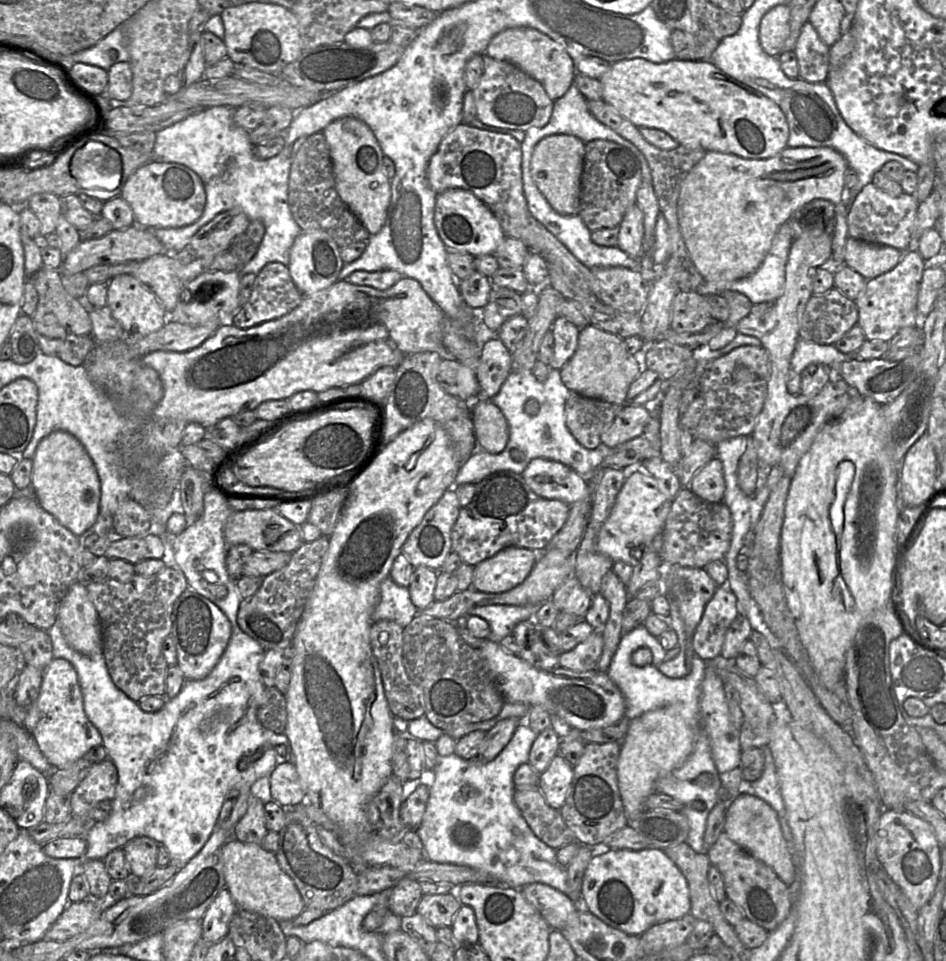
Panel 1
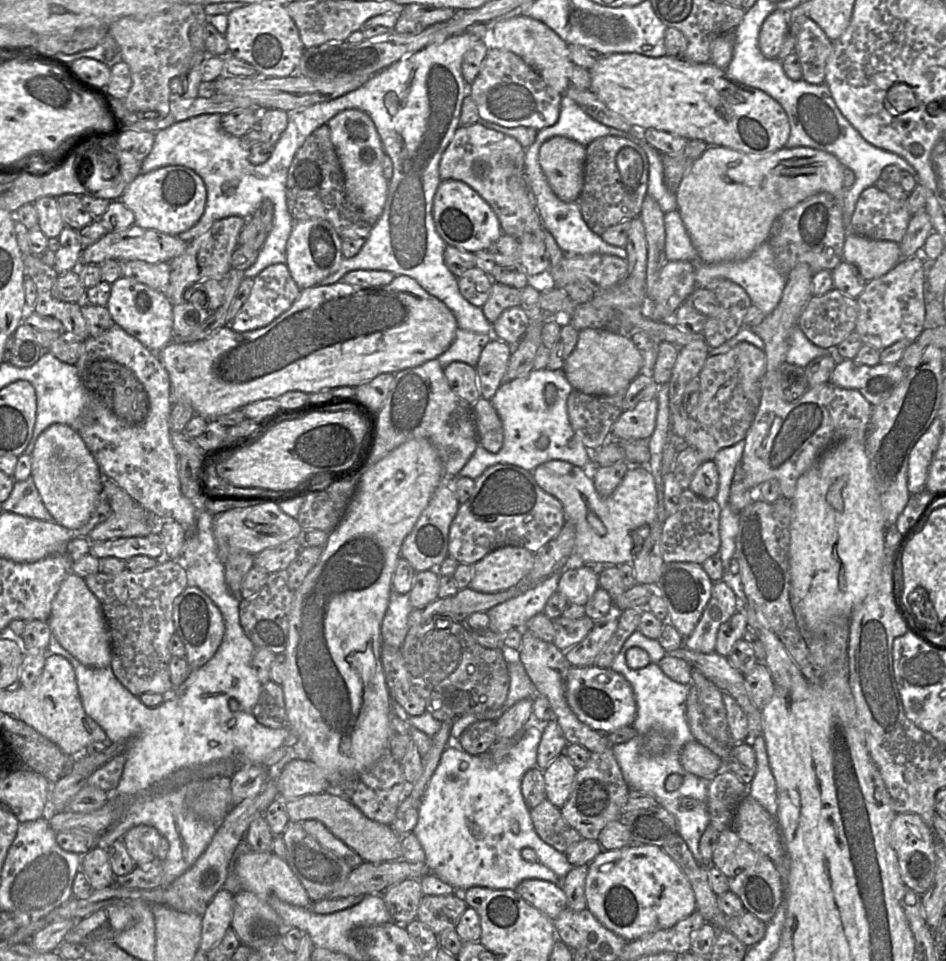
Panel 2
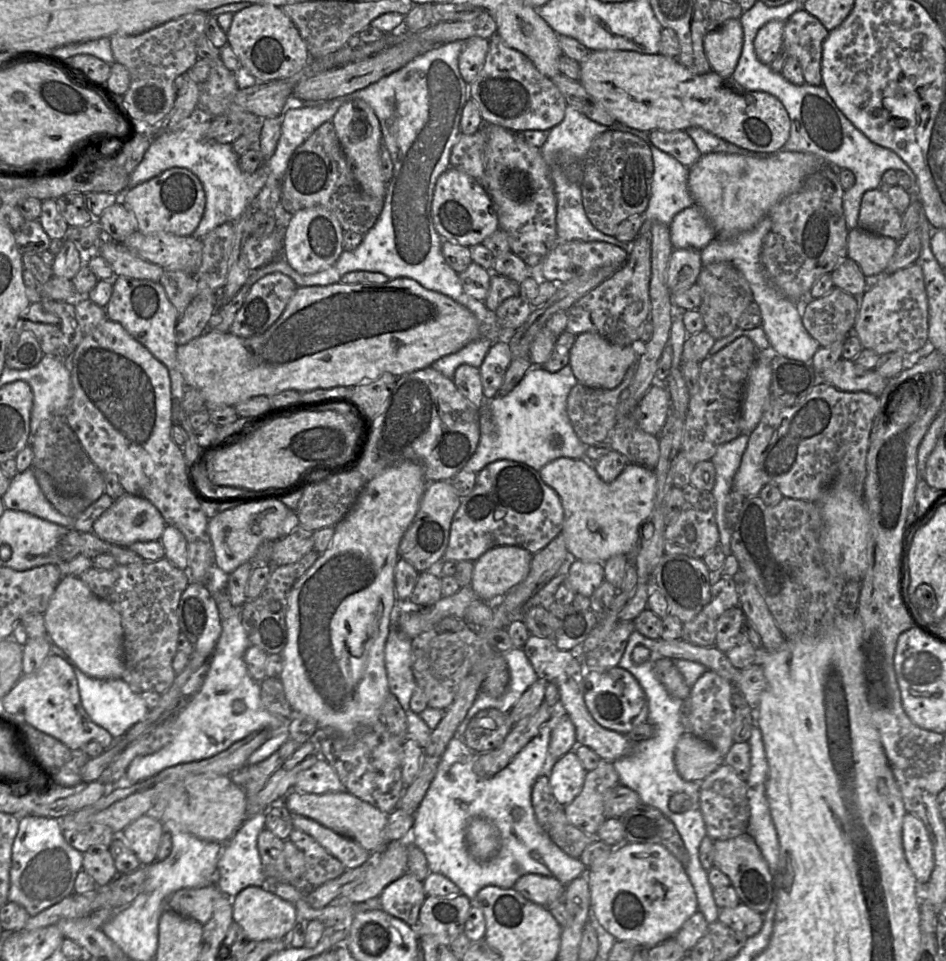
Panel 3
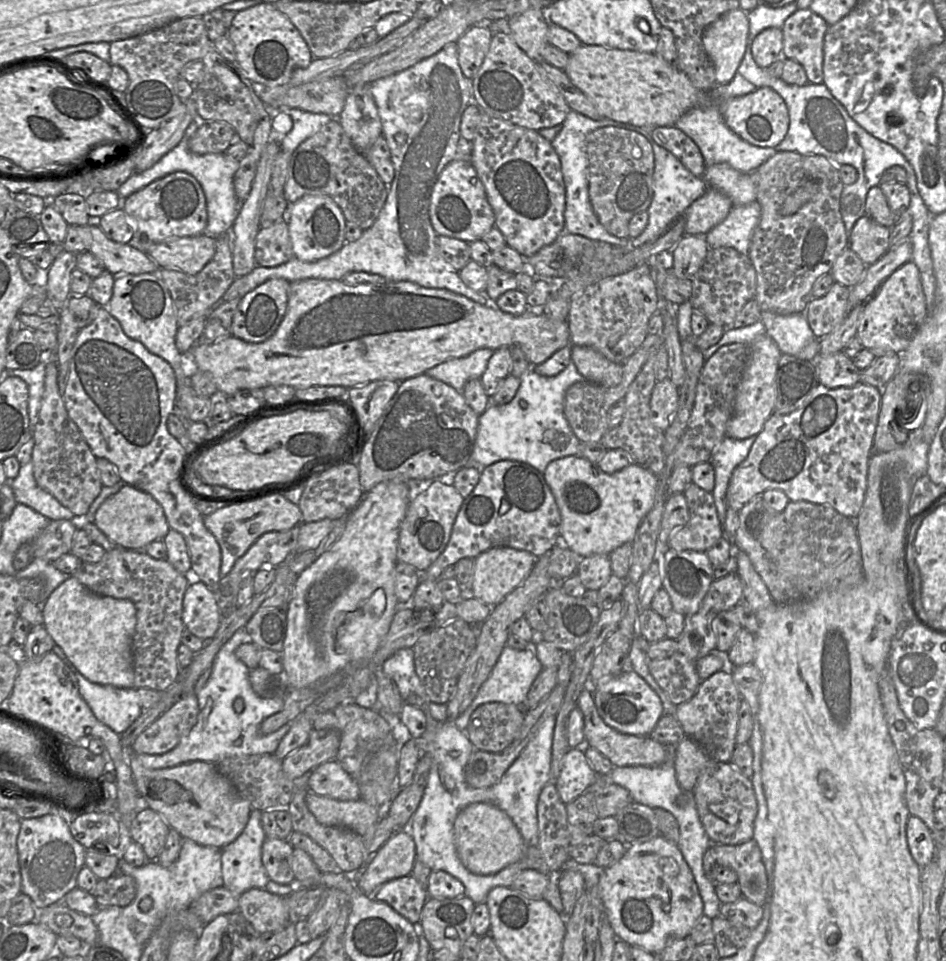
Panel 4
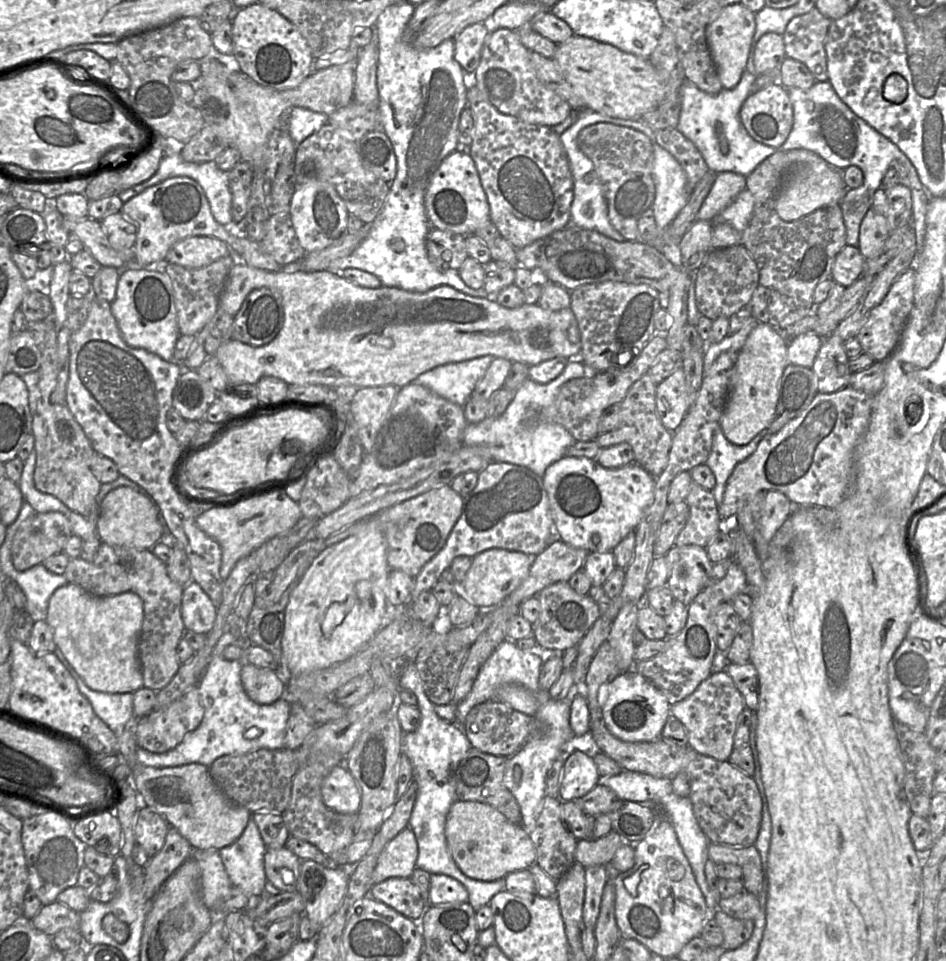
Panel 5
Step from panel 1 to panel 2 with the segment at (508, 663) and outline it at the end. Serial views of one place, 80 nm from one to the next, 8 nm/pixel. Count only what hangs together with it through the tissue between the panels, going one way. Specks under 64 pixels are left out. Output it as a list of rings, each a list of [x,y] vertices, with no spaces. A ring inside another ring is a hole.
[[[571,667],[566,681],[566,699],[576,716],[591,728],[609,733],[631,726],[637,715],[633,688],[628,680],[611,668]]]

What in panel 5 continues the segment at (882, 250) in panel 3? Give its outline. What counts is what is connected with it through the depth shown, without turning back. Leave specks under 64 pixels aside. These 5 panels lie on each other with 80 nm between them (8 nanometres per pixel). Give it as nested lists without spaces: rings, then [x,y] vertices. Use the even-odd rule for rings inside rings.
[[[872,207],[864,216],[859,230],[858,249],[865,259],[875,257],[890,236],[887,219]]]

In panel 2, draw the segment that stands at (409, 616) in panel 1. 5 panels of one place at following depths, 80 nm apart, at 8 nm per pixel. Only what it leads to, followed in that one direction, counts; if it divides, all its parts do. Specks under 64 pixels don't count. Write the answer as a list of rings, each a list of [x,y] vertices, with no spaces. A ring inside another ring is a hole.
[[[392,590],[381,624],[382,643],[401,648],[409,629],[408,616],[412,610],[408,593]]]

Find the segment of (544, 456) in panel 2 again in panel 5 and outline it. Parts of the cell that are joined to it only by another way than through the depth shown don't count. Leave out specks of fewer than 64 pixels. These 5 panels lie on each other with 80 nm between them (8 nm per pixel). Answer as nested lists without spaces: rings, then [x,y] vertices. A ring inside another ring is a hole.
[[[579,358],[569,359],[562,373],[554,380],[539,384],[527,378],[517,389],[514,399],[505,412],[496,418],[486,417],[479,423],[468,424],[463,434],[463,444],[466,446],[484,446],[490,449],[492,462],[505,462],[526,467],[542,477],[546,469],[557,460],[566,456],[567,450],[576,442],[571,433],[555,422],[555,400],[563,384],[571,379],[585,377],[589,373]]]

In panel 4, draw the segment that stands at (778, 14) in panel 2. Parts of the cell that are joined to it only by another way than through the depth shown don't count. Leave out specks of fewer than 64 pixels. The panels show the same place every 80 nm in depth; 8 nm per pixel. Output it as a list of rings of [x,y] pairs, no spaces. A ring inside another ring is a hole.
[[[779,28],[762,30],[752,42],[752,57],[760,68],[767,68],[783,56],[783,33]]]

